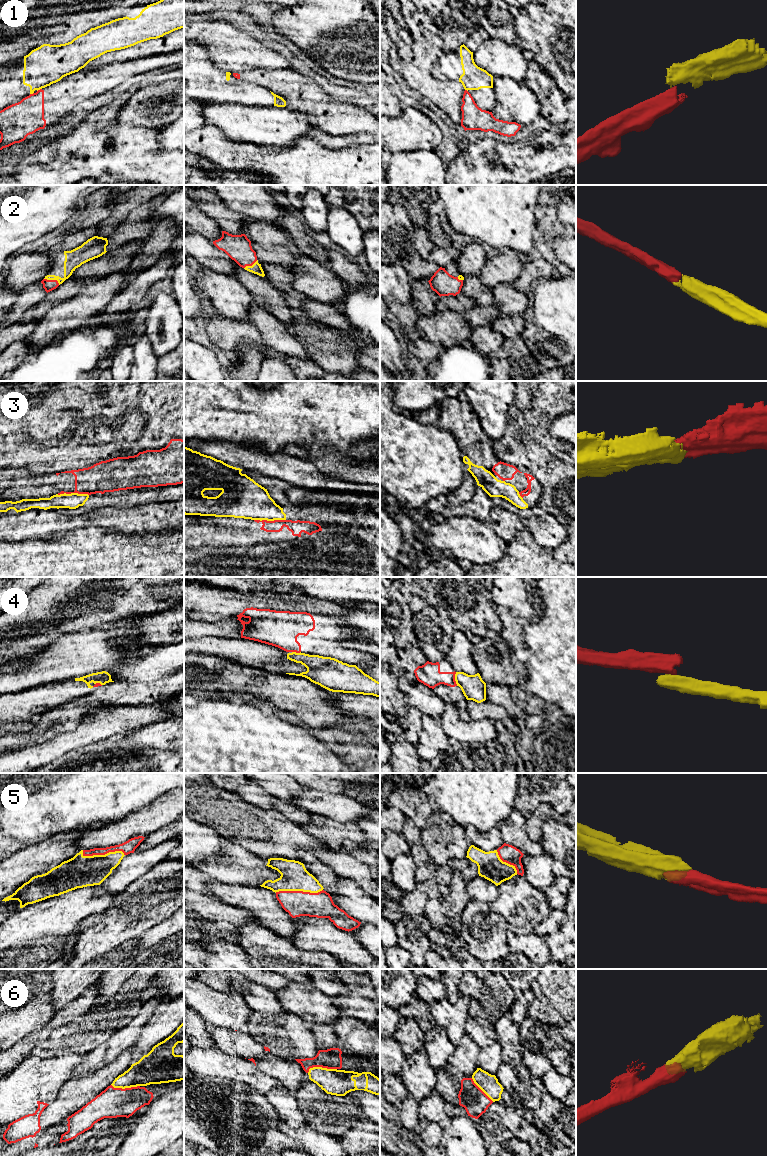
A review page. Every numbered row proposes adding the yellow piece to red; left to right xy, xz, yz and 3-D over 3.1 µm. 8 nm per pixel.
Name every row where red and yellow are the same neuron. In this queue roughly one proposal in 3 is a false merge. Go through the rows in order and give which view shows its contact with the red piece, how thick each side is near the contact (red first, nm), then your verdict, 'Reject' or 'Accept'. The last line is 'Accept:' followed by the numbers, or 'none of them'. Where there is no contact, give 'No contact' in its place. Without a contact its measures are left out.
1: Touches red in xy. Thickness 280 nm (red) against 320 nm. Reject
2: Touches red in xy. Thickness 90 nm (red) against 140 nm. Accept
3: Touches red in xz. Thickness 110 nm (red) against 300 nm. Accept
4: Touches red in yz. Thickness 180 nm (red) against 190 nm. Reject
5: Touches red in xy. Thickness 100 nm (red) against 260 nm. Accept
6: Touches red in xz. Thickness 160 nm (red) against 200 nm. Accept
Accept: 2, 3, 5, 6

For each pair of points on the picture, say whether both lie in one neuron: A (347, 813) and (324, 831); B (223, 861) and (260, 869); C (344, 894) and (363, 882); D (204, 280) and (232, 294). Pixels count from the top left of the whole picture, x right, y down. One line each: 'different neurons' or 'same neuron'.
A: different neurons
B: same neuron
C: different neurons
D: same neuron

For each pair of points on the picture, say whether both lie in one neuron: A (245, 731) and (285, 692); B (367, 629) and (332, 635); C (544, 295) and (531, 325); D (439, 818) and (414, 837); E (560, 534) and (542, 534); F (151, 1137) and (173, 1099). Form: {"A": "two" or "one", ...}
{"A": "two", "B": "two", "C": "one", "D": "two", "E": "one", "F": "one"}

